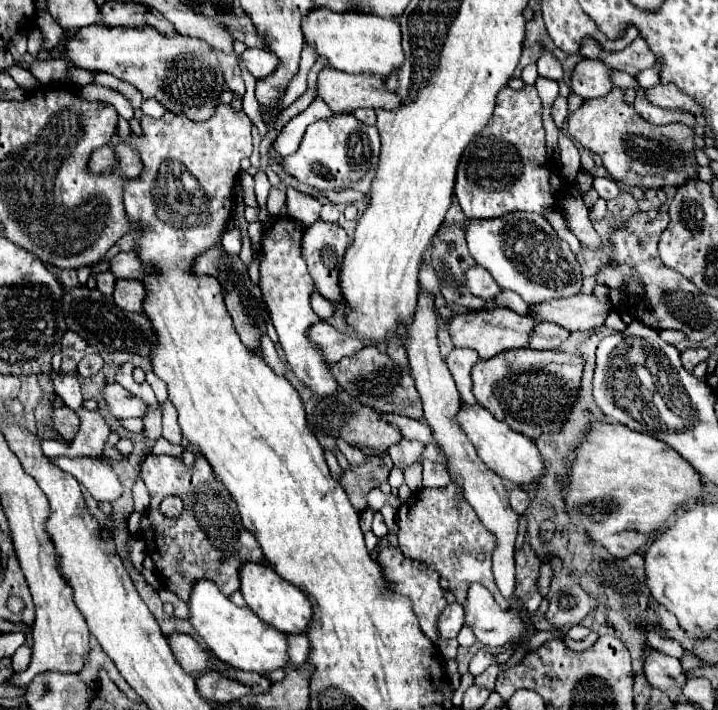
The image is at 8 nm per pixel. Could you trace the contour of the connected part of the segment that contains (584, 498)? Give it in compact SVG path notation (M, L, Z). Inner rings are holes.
M594 422L584 434L580 446L576 448L576 462L570 464L568 480L564 480L564 502L570 518L574 522L582 522L590 538L606 546L616 558L628 558L630 554L640 552L652 536L668 526L672 512L686 504L694 504L700 498L702 480L676 450L668 448L650 434L628 430L624 424L610 422Z

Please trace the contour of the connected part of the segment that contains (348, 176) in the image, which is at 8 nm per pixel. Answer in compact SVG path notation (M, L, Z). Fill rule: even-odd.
M352 114L334 116L330 120L318 120L310 124L304 132L304 138L298 150L282 160L282 170L296 178L298 182L308 184L318 190L344 190L356 188L370 192L370 184L376 176L380 154L380 136L374 126L358 122Z

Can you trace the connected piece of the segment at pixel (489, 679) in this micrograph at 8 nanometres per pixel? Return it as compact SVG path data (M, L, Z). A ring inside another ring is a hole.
M484 672L484 674L480 674L480 676L474 678L474 684L484 686L484 688L488 688L492 692L494 690L494 682L496 682L496 676L498 676L498 672Z

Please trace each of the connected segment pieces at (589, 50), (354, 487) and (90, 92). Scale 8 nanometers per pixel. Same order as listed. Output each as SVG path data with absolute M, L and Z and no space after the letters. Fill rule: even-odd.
M640 36L620 52L598 52L600 48L594 42L590 44L590 40L586 40L582 46L584 58L598 58L610 64L614 70L628 72L630 76L638 76L642 70L654 66L654 54L648 50L648 44Z
M368 458L362 466L350 466L350 470L342 470L340 484L346 490L350 504L356 508L356 512L364 512L368 508L368 492L382 482L388 480L388 468L384 460Z
M96 84L76 86L76 88L82 92L84 98L88 96L90 100L94 98L94 100L104 100L104 102L112 104L122 118L126 118L126 120L132 120L132 118L134 118L134 108L130 106L130 102L128 102L120 92L116 92L116 90L108 88L108 86L96 86Z

